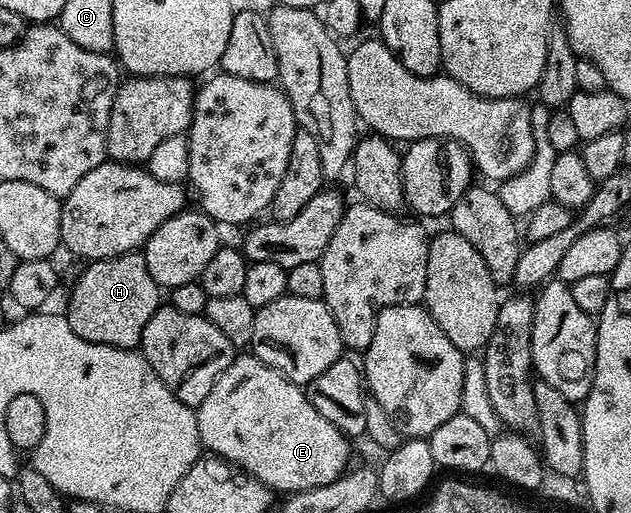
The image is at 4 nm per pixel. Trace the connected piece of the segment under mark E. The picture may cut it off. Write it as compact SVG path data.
M242 352L234 357L232 364L220 372L212 392L196 407L198 415L198 441L209 453L234 463L239 470L270 487L271 491L297 492L327 486L337 482L347 473L350 462L351 439L324 420L316 408L306 399L306 391L299 383L288 380L280 372L264 365L253 353Z

